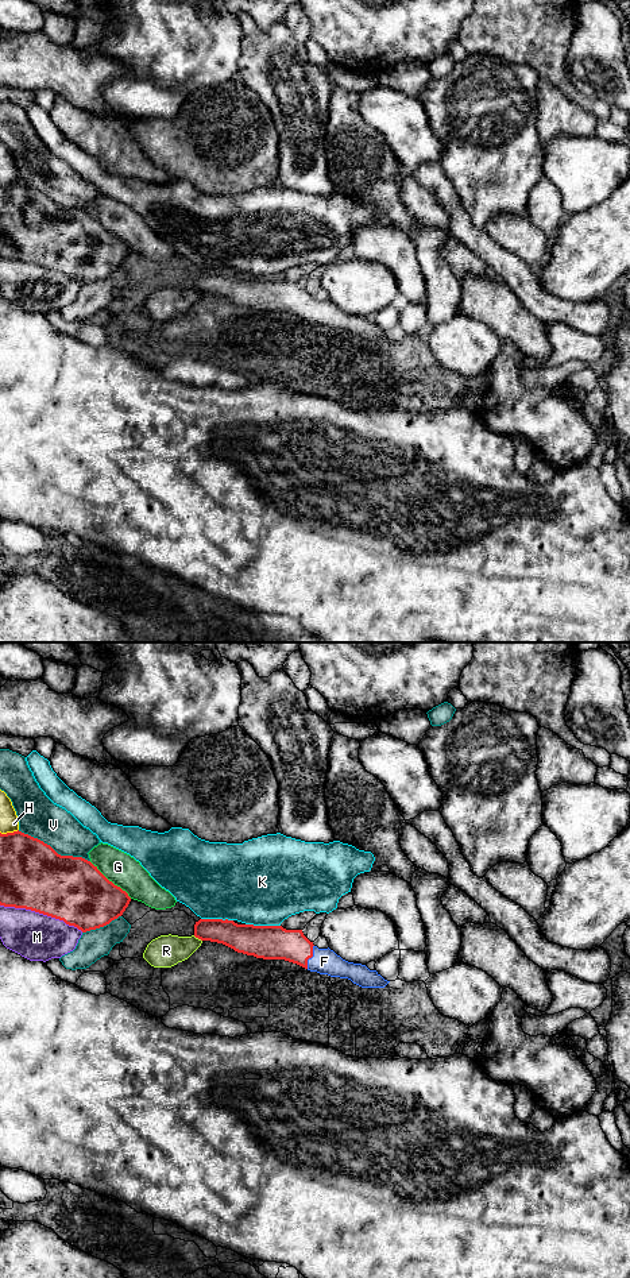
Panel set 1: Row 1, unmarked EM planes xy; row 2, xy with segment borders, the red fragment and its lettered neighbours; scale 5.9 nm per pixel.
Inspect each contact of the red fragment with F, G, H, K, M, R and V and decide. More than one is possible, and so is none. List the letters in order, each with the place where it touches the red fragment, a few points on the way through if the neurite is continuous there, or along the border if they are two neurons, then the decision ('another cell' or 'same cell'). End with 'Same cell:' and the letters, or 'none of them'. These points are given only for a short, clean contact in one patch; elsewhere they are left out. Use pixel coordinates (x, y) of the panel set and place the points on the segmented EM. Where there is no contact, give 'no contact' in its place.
F: xy (310, 957) | across xy (271, 942), (292, 945), (310, 957), (324, 961) | same cell
G: xy (111, 881) | another cell
H: xy (8, 833) | another cell
K: xy (263, 926) | another cell
M: xy (42, 912) | another cell
R: xy (197, 937) | another cell
V: xy (53, 849) | another cell
Same cell: F

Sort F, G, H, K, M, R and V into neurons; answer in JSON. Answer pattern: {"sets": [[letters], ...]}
{"sets": [["F"], ["G"], ["H"], ["K"], ["M"], ["R"], ["V"]]}

